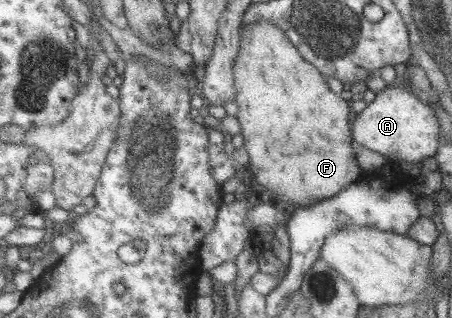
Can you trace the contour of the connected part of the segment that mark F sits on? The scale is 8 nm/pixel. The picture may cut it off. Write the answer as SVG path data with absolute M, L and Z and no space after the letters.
M264 20L246 26L233 70L239 106L236 117L241 124L245 148L250 154L251 177L255 179L258 190L261 187L267 190L265 199L289 210L309 207L353 184L359 177L360 168L351 149L350 103L329 90L325 78L301 56L280 27Z

